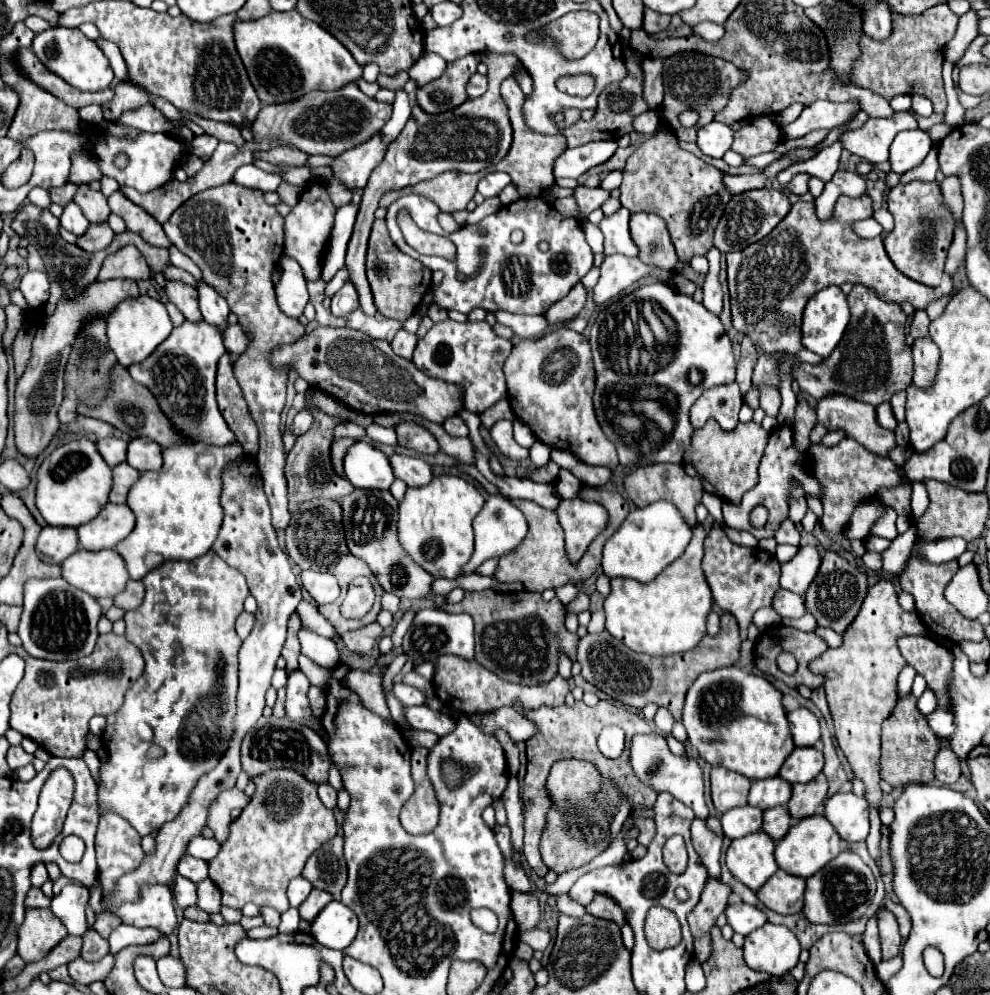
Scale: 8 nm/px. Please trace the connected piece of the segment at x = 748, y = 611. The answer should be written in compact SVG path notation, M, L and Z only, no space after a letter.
M718 522L712 524L706 538L708 540L704 544L702 570L704 570L708 586L712 590L714 602L724 612L730 612L732 616L736 616L736 620L740 624L740 636L742 636L742 640L746 640L746 630L752 622L754 612L764 606L770 606L772 596L778 590L780 562L776 560L776 556L768 554L762 548L746 548L746 546L738 546L738 544L730 542Z

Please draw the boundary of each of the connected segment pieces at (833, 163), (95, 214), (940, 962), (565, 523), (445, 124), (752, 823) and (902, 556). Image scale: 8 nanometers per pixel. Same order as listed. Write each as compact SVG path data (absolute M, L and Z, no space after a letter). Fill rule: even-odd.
M840 140L836 144L832 144L830 148L826 148L824 152L816 154L810 160L802 160L798 164L781 171L777 179L782 187L786 186L795 174L808 173L822 180L824 183L831 180L832 176L840 166Z
M82 184L80 190L76 192L74 202L82 208L84 216L86 216L92 224L108 222L110 206L108 206L108 200L106 200L106 196L104 196L102 192L94 192L94 190L90 190L86 184Z
M929 946L923 953L924 964L928 972L934 977L942 976L944 972L944 960L941 952L935 947Z
M582 498L562 500L556 512L560 518L560 526L566 532L568 558L572 562L578 562L588 550L590 542L606 528L608 512L602 504Z
M492 52L492 54L482 54L482 62L488 66L488 80L490 80L486 94L480 98L468 100L464 106L456 108L456 112L446 112L444 116L428 116L426 112L420 112L420 106L414 106L412 116L406 122L404 130L390 144L386 158L372 172L370 182L364 188L356 226L354 226L352 238L348 242L346 266L350 270L350 280L358 290L360 308L368 316L372 316L376 312L376 306L372 300L370 284L366 280L364 260L366 260L366 246L368 246L370 228L374 222L374 212L378 208L380 198L390 190L400 190L400 188L418 184L422 180L428 180L428 178L438 176L448 170L460 170L460 172L484 170L484 168L500 162L510 150L512 126L508 120L508 108L500 96L500 84L504 78L508 78L514 72L514 68L520 64L520 60L514 54L494 54Z
M740 806L740 808L732 808L726 814L722 814L722 830L724 836L728 836L730 840L734 838L742 838L750 832L760 830L762 826L762 810L756 806Z
M910 525L908 532L900 534L896 540L890 542L890 546L882 552L882 562L884 562L884 570L890 574L898 574L904 564L910 558L910 548L916 542L916 526Z

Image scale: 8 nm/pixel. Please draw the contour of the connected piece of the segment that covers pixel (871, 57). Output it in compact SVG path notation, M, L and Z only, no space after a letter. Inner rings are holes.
M948 4L932 6L916 16L892 12L892 34L886 40L872 40L866 34L860 36L860 56L852 66L850 82L872 90L886 100L892 100L898 94L922 94L934 102L934 112L944 112L946 94L942 82L942 50L954 36L956 24L958 16Z

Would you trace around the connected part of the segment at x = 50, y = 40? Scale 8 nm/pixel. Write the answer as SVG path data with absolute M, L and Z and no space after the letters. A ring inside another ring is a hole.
M50 28L46 32L40 32L34 38L32 50L50 72L56 72L62 80L84 92L104 90L114 80L114 72L110 68L110 60L106 58L106 54L78 28Z

